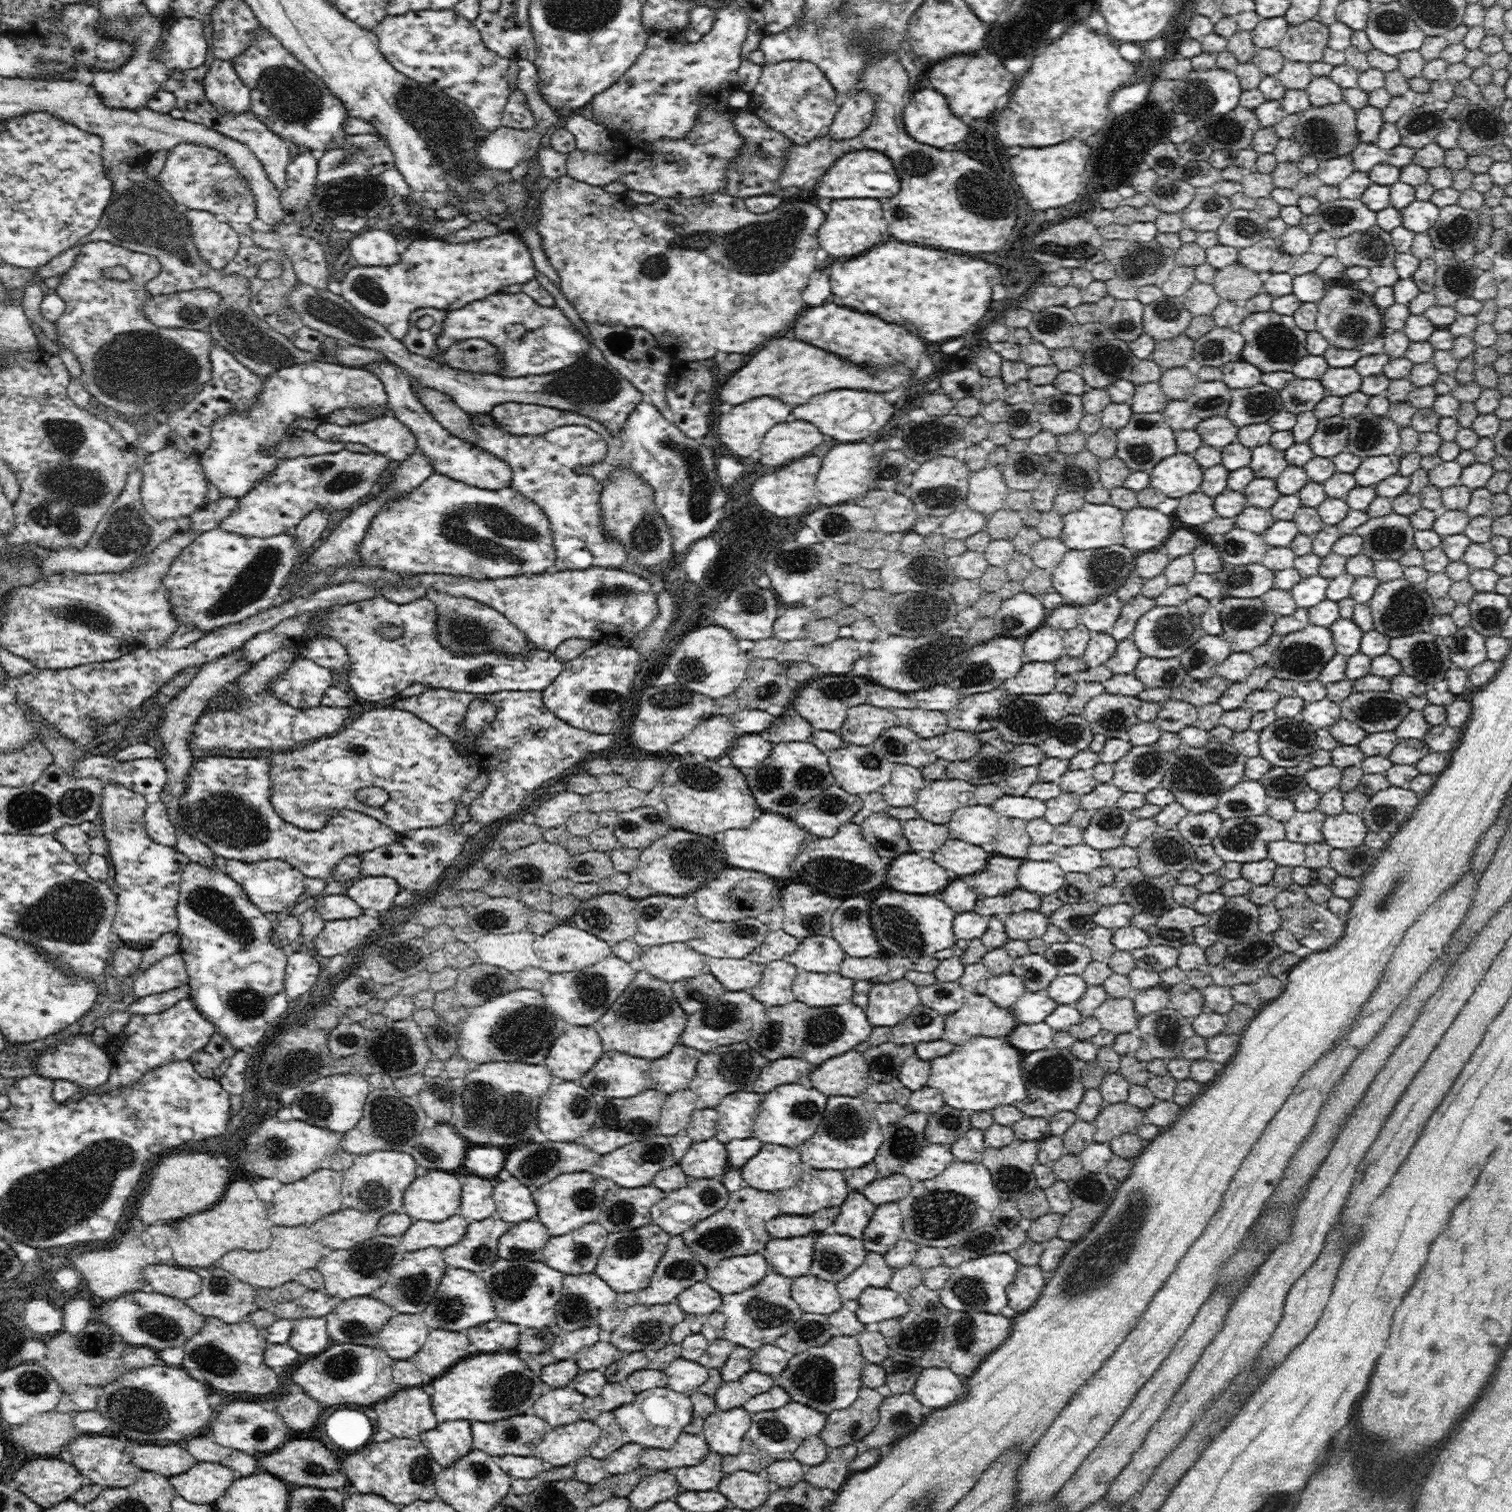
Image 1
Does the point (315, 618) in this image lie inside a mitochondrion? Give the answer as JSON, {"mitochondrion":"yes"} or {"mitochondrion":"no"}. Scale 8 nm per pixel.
{"mitochondrion":"no"}

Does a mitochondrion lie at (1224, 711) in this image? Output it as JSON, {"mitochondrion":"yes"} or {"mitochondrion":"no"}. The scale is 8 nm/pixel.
{"mitochondrion":"no"}

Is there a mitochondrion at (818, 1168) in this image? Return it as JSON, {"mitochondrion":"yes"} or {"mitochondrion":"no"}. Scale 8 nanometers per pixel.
{"mitochondrion":"no"}

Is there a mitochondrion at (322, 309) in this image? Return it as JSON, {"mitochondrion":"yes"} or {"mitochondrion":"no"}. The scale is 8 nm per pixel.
{"mitochondrion":"yes"}

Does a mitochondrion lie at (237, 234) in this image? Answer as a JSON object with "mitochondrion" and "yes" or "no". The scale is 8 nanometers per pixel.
{"mitochondrion":"no"}

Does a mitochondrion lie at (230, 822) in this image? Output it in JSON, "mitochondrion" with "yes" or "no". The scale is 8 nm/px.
{"mitochondrion":"yes"}

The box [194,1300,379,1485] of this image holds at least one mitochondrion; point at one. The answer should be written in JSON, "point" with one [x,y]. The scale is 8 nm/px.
{"point":[344,1361]}

